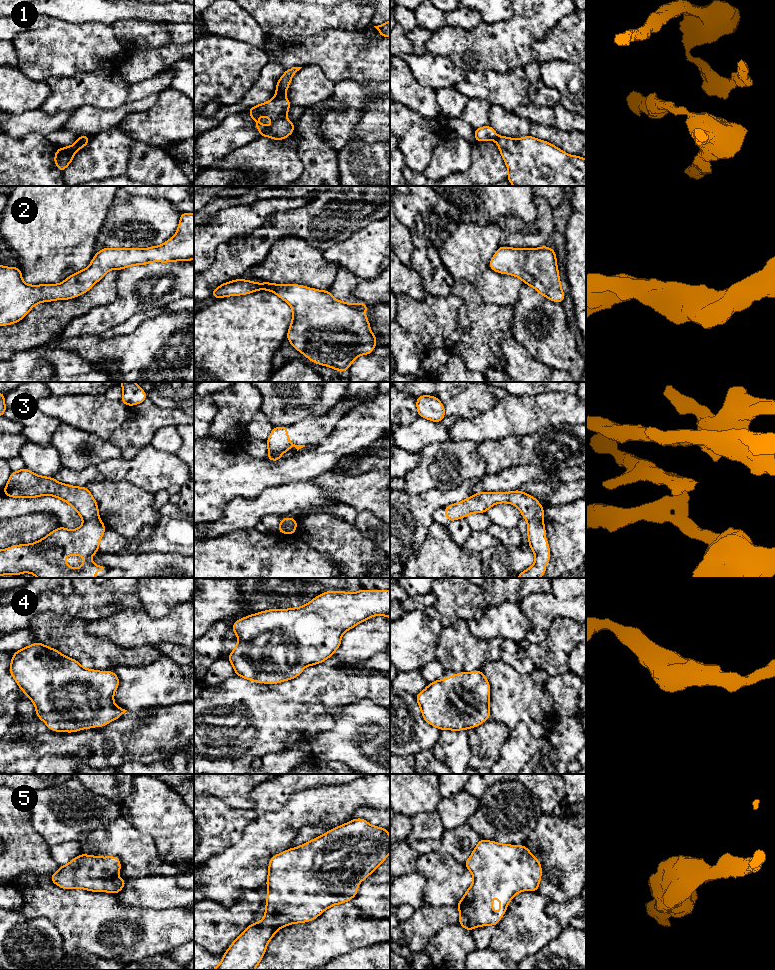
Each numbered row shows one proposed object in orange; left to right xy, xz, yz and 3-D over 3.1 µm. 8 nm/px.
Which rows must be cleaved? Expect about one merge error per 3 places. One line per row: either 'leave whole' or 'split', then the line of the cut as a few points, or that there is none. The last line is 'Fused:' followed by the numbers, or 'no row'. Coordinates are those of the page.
1: split; cut xz (275, 96), (284, 97)
2: leave whole; cut none
3: split; cut xz (295, 519), (288, 525), (289, 533)
4: leave whole; cut none
5: leave whole; cut none
Fused: 1, 3

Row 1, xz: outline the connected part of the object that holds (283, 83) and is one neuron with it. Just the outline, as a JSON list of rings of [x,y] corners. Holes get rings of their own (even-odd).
[[[292,67],[285,70],[284,74],[278,80],[276,84],[275,97],[285,97],[286,91],[291,83],[294,74],[299,71],[302,67]]]

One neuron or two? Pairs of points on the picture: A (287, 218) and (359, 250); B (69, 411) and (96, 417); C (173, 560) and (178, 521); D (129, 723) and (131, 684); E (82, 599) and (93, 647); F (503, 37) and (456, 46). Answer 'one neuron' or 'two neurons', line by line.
A: two neurons
B: one neuron
C: two neurons
D: two neurons
E: two neurons
F: one neuron

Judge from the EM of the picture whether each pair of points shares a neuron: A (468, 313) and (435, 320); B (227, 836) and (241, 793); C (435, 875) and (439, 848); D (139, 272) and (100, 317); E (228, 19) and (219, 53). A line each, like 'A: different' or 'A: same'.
A: different
B: different
C: different
D: same
E: different

